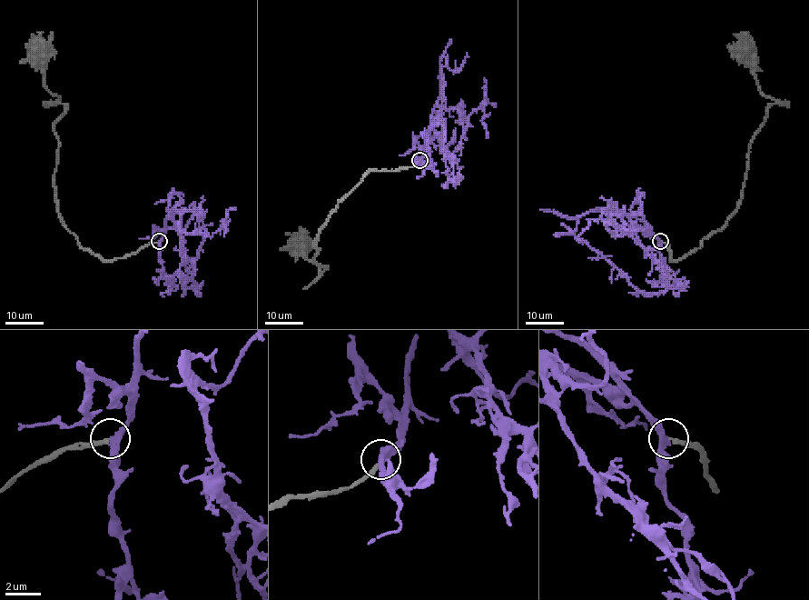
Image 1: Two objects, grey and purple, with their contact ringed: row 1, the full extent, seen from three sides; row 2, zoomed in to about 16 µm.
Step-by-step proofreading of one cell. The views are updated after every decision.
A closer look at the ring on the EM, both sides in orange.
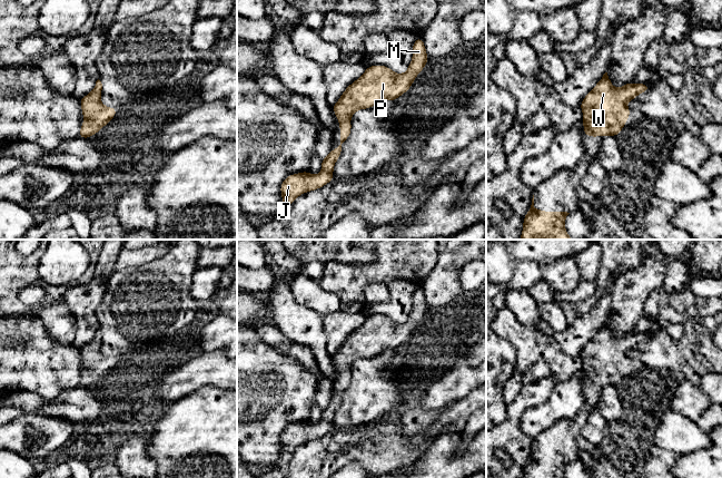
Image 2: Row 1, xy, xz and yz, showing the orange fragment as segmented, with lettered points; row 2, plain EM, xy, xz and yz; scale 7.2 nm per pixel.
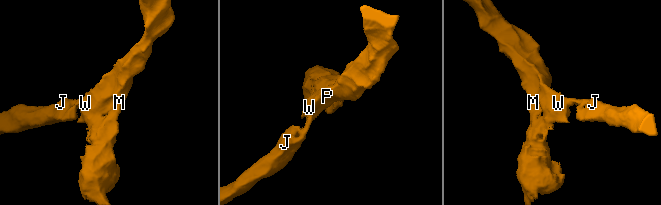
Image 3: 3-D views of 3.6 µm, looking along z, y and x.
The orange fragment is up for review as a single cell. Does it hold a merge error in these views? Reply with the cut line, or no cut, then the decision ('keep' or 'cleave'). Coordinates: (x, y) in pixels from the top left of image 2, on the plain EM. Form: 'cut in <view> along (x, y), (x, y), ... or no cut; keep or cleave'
no cut; keep

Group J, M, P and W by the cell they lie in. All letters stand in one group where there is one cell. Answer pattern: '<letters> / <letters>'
J M P W

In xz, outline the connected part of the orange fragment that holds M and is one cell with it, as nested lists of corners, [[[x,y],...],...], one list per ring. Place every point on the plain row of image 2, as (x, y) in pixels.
[[[418,286],[413,293],[413,306],[406,322],[396,323],[386,315],[370,315],[345,339],[338,351],[333,354],[340,378],[338,397],[322,409],[322,420],[318,425],[301,421],[284,429],[280,441],[285,459],[301,443],[318,439],[334,429],[335,412],[342,403],[345,390],[350,384],[352,365],[359,359],[377,355],[385,350],[396,350],[408,341],[428,310],[424,291]]]

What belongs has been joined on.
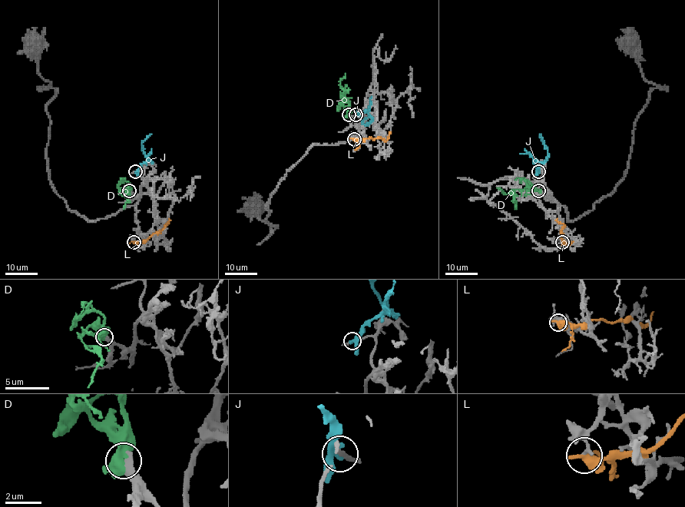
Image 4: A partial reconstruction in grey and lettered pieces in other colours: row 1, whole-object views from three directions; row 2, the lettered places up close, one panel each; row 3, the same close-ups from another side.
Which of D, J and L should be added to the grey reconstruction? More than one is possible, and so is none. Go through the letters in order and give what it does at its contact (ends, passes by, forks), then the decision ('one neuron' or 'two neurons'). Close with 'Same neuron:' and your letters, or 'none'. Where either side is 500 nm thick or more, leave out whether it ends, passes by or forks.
D: one neuron
J: it passes by | two neurons
L: it passes by | two neurons
Same neuron: D

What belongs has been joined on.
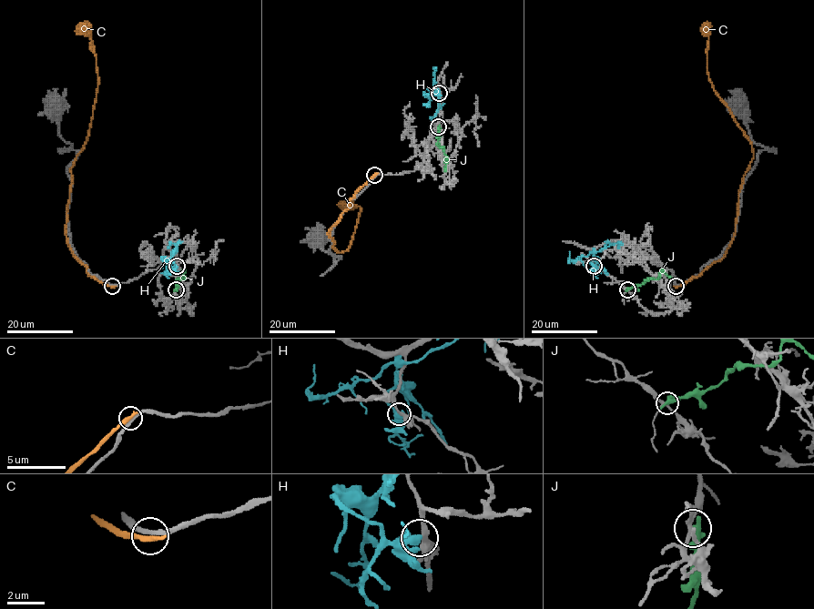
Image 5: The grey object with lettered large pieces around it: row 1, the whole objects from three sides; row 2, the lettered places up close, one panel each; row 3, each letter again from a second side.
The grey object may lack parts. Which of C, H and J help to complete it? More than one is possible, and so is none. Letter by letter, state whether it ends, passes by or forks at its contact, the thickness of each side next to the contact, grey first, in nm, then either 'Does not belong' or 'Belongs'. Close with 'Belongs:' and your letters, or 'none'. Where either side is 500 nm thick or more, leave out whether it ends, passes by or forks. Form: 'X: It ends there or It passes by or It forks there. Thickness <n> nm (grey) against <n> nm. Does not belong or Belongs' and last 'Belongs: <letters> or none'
C: It ends there. Thickness 240 nm (grey) against 360 nm. Does not belong
H: It ends there. Thickness 280 nm (grey) against 480 nm. Does not belong
J: Thickness 170 nm (grey) against 550 nm. Does not belong
Belongs: none

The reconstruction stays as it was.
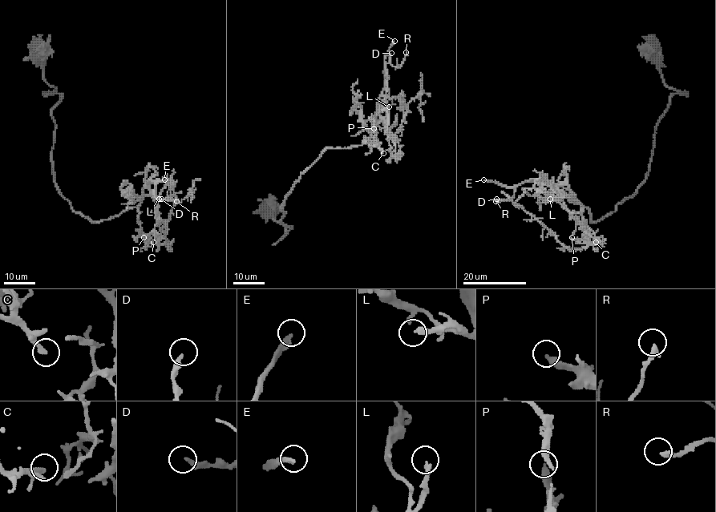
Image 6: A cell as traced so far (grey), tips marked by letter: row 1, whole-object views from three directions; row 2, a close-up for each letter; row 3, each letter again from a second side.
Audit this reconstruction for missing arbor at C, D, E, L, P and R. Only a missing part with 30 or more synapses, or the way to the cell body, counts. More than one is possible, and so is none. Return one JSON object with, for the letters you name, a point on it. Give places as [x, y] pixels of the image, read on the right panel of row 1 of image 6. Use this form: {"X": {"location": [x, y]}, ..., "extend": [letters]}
{"C": {"location": [596, 242]}, "E": {"location": [483, 179]}, "L": {"location": [550, 199]}, "extend": ["C", "E", "L"]}

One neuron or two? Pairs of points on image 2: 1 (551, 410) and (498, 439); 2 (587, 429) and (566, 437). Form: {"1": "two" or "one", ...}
{"1": "two", "2": "two"}

